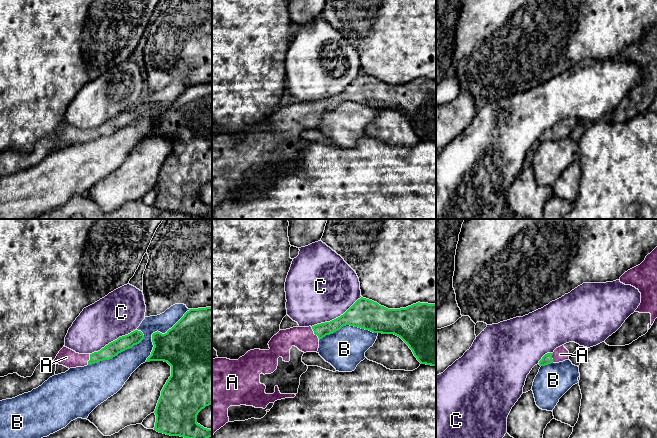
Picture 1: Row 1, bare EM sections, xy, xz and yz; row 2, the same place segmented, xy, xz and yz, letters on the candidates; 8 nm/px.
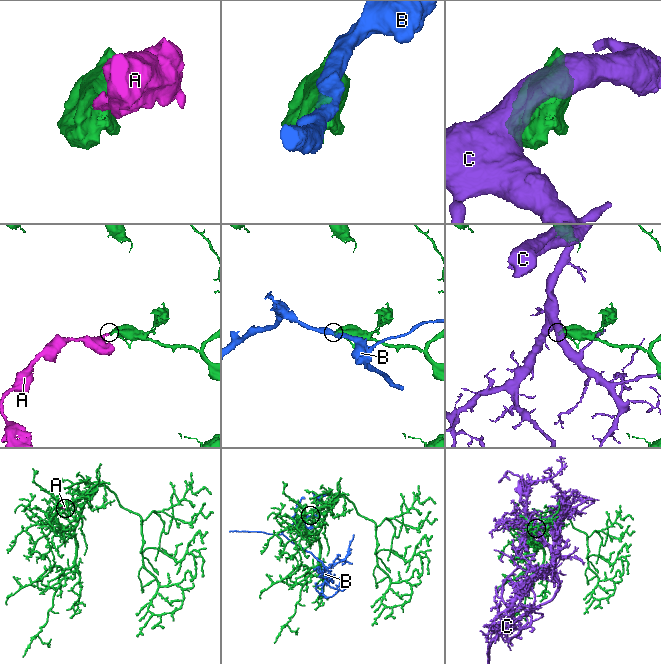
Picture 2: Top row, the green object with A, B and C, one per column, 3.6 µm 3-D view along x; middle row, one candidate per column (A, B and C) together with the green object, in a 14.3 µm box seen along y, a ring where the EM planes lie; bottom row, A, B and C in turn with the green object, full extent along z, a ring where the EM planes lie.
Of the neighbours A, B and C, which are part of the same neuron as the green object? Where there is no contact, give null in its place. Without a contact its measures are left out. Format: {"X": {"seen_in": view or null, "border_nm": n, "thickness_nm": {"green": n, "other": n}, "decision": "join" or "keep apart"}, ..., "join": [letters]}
{"A": {"seen_in": "xz", "border_nm": 120, "thickness_nm": {"green": 110, "other": 180}, "decision": "join"}, "B": {"seen_in": "xy", "border_nm": 550, "thickness_nm": {"green": 360, "other": 160}, "decision": "keep apart"}, "C": {"seen_in": "xz", "border_nm": 480, "thickness_nm": {"green": 240, "other": 500}, "decision": "keep apart"}, "join": ["A"]}

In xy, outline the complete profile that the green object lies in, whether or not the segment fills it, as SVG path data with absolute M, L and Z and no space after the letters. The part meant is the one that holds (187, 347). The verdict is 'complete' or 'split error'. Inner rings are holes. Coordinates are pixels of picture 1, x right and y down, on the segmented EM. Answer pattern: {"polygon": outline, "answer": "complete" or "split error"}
{"polygon": "M212 306L190 309L165 334L153 333L152 342L154 347L146 362L164 361L171 366L171 376L154 411L154 430L184 438L212 437L212 429L197 423L198 413L212 404Z", "answer": "complete"}

